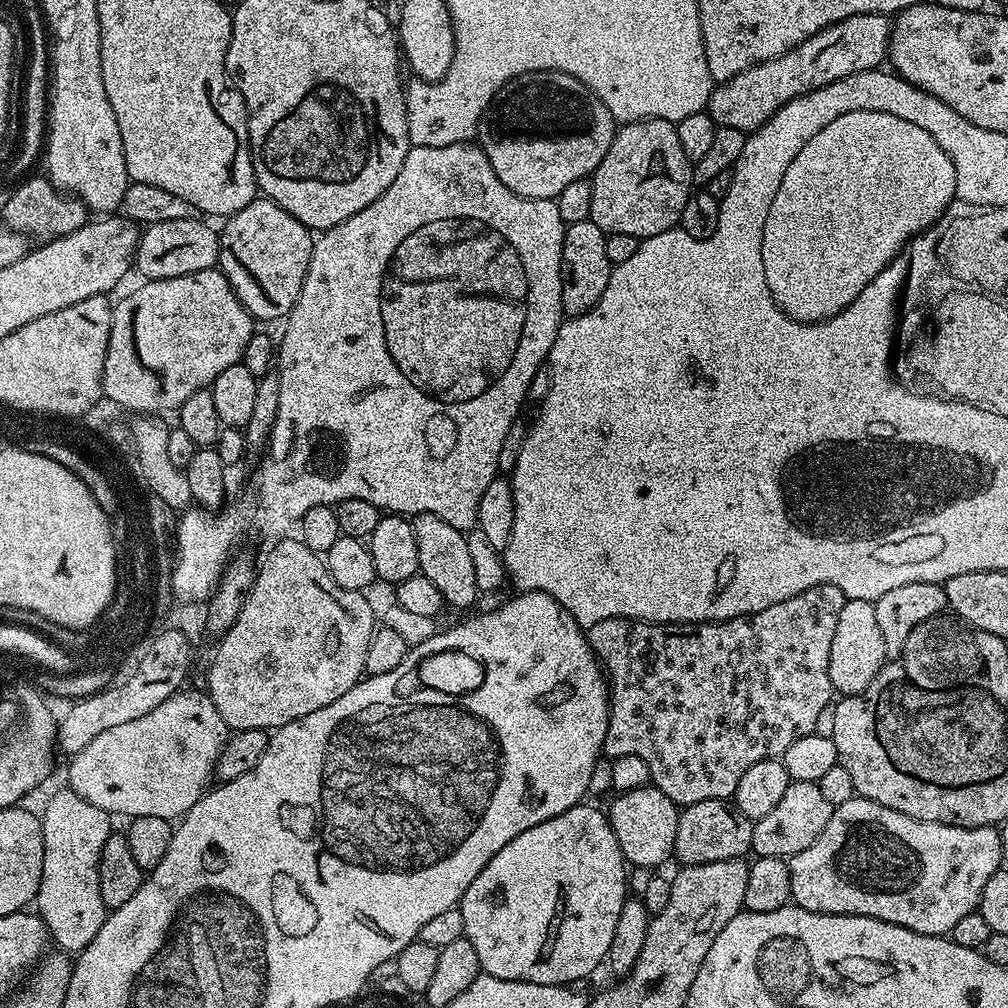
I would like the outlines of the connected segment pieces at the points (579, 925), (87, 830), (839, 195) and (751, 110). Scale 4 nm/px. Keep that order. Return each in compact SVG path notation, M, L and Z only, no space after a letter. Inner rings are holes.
M588 802L578 803L570 810L558 814L546 822L538 822L538 826L534 826L530 830L518 834L518 838L506 842L506 846L502 846L502 850L498 850L498 854L494 854L494 858L490 858L490 862L486 862L482 874L478 874L478 878L474 878L474 882L470 882L466 894L458 905L462 914L464 937L468 939L470 946L474 946L474 950L478 954L481 973L500 979L565 986L575 985L577 983L575 980L586 979L599 964L601 967L608 959L610 942L614 939L614 930L618 926L618 914L622 914L622 906L630 896L627 871L629 872L629 869L626 867L620 843L618 838L614 838L614 830L610 826L607 815L601 809L599 812L598 809L591 808Z
M71 790L54 793L42 811L42 882L34 908L48 928L51 943L65 954L78 954L90 946L109 914L110 909L102 902L102 890L98 890L98 865L102 846L114 828L111 822L108 813Z
M842 114L842 118L837 118L826 127L815 129L813 131L815 133L808 136L806 145L802 146L801 156L796 157L795 163L792 163L792 168L789 168L783 180L783 187L780 188L780 194L776 197L771 215L768 217L764 244L764 262L768 281L777 300L784 304L788 314L791 315L812 319L842 310L842 306L855 296L856 292L862 290L861 285L866 284L869 278L881 275L888 261L895 259L907 247L909 241L915 240L921 232L936 223L936 220L943 216L944 211L957 198L955 163L942 147L936 148L938 144L934 138L924 140L926 130L920 132L920 148L912 148L912 152L908 152L908 140L896 140L896 136L908 136L908 128L896 128L896 120L892 120L892 128L880 128L880 120L876 120L876 128L872 128L872 124L844 124L844 120L852 120L852 116Z
M854 14L842 22L834 22L822 30L818 30L818 34L814 34L810 38L806 38L806 42L794 46L785 56L755 64L742 70L734 78L717 83L712 89L711 98L708 99L706 111L719 127L733 128L742 130L745 134L751 134L762 127L775 112L782 110L782 106L786 106L786 102L818 90L822 86L830 86L850 74L877 71L883 65L880 63L883 60L885 63L889 59L888 43L890 41L892 41L892 20L888 16Z

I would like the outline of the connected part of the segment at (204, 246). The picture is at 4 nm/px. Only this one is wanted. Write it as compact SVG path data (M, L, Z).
M204 218L178 222L154 222L140 233L137 242L134 268L144 275L145 281L178 278L182 274L194 274L198 270L217 267L220 259L220 237Z

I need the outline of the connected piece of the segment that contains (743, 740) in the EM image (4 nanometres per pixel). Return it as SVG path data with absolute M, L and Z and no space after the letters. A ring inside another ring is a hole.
M819 584L810 586L810 590L802 590L802 594L794 594L794 598L786 598L786 602L777 602L775 606L766 606L766 610L758 610L754 614L739 616L733 620L712 620L709 624L651 624L645 620L631 620L619 616L594 622L594 626L586 630L588 645L600 661L608 682L608 725L603 755L615 758L622 754L638 754L638 758L642 758L642 762L650 766L650 778L654 787L662 790L662 794L666 794L666 798L670 798L678 806L707 800L731 801L738 790L738 778L742 778L742 774L750 770L754 762L783 757L790 742L813 735L822 710L826 710L833 703L834 689L828 673L830 642L834 642L838 614L842 614L845 599L838 586Z

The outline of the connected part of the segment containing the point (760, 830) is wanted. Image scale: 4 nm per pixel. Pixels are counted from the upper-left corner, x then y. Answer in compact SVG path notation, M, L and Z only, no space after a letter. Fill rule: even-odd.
M791 781L778 806L774 806L774 810L770 810L766 818L753 823L751 851L756 856L766 858L791 858L806 850L806 846L810 846L810 842L814 842L818 834L826 830L826 822L830 822L833 807L833 804L826 802L819 783Z

